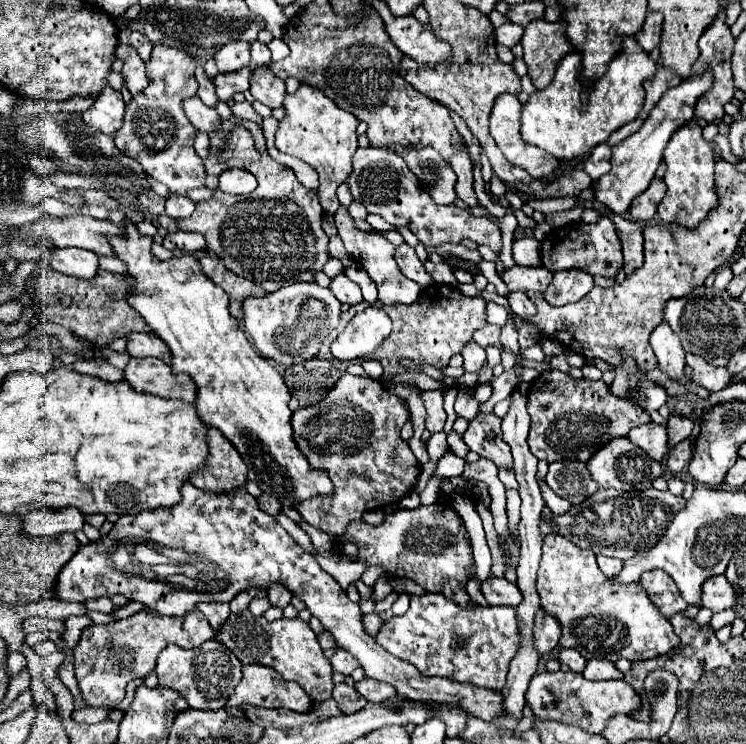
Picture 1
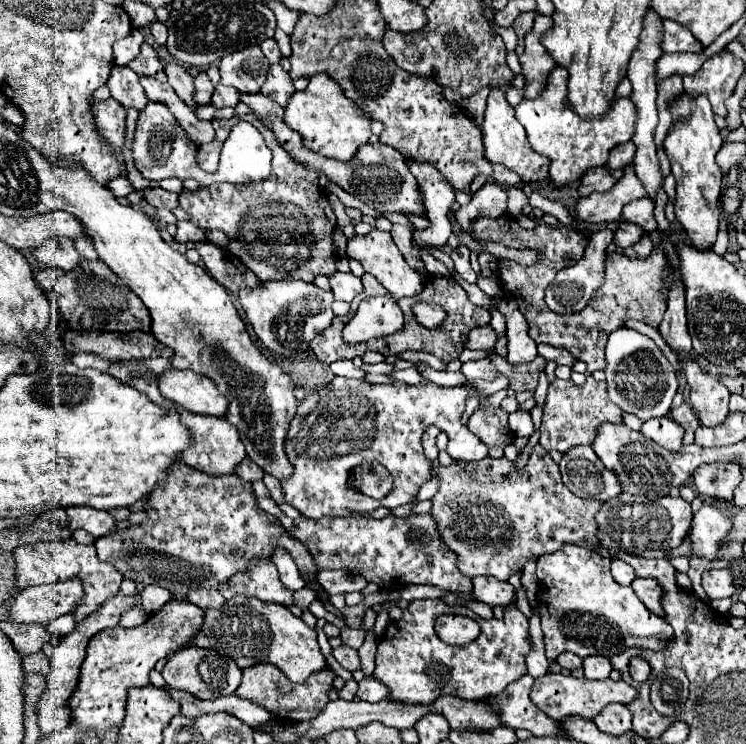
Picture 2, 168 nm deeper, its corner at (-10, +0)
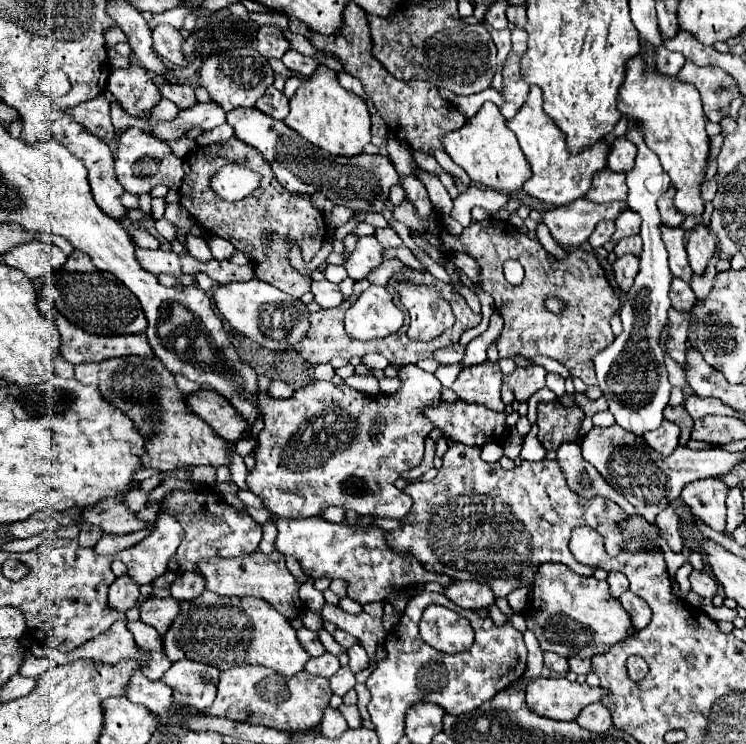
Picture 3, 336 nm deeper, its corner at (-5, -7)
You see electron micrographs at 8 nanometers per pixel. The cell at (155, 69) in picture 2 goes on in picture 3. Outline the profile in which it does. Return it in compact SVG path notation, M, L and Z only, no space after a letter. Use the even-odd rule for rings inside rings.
M129 64L127 68L111 70L107 90L115 94L123 110L131 116L143 116L161 100L157 84L139 64Z

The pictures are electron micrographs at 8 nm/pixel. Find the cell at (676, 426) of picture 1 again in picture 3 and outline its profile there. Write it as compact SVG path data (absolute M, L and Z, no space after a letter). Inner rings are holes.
M667 406L665 408L665 418L669 422L675 422L681 428L681 446L687 446L687 442L691 440L691 432L693 432L693 418L685 410L685 406L677 406L677 408Z

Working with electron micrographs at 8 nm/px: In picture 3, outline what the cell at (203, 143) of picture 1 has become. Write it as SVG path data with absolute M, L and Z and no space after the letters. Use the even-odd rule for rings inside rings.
M163 98L155 108L153 108L153 122L157 120L175 120L179 114L179 108L173 106L173 102L169 102L167 98Z

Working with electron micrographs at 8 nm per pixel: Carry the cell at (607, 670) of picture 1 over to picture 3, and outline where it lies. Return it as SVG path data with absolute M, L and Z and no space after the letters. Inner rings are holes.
M573 656L569 660L569 668L575 674L589 674L591 672L591 660L589 658L577 658L577 656Z

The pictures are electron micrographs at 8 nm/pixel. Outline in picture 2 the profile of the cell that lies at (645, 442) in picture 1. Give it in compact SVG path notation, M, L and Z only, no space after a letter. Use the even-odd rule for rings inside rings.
M660 417L660 419L650 419L642 425L640 429L648 439L654 443L662 445L668 451L678 451L682 447L682 427L674 423L670 417Z

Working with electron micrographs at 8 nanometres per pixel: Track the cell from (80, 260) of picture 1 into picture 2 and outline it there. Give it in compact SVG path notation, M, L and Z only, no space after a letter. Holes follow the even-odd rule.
M56 235L54 239L46 239L46 243L42 243L42 247L36 247L32 255L38 261L42 261L46 267L58 267L64 271L74 269L82 259L74 249L72 239L66 239L60 235Z

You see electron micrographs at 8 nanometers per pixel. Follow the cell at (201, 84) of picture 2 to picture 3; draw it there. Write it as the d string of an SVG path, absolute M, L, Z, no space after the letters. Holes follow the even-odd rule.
M163 84L159 90L161 90L161 94L167 100L171 100L173 104L177 104L181 110L191 108L191 106L197 104L195 88L189 86L189 84Z

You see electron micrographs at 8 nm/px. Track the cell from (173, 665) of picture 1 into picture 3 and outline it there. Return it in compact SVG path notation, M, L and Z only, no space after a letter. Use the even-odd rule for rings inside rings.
M177 660L161 680L173 688L177 702L195 706L197 710L207 710L217 696L219 674L221 672L215 666L195 660Z

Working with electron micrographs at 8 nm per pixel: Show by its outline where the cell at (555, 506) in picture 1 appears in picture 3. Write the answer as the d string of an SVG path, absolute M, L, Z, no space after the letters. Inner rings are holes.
M449 440L449 450L443 456L443 466L437 476L429 482L417 480L409 484L405 492L413 498L413 508L403 518L403 526L393 530L393 550L409 550L427 570L437 570L455 580L479 580L489 582L493 592L507 596L511 590L521 586L531 586L535 568L545 562L561 562L573 568L577 574L591 576L593 568L579 564L569 552L571 530L577 526L589 526L603 536L605 550L609 556L621 552L621 532L617 528L619 520L625 520L627 514L607 498L579 498L565 486L565 478L555 460L529 462L523 460L521 466L513 470L503 470L497 462L489 464L479 458L477 446L465 446L461 442Z

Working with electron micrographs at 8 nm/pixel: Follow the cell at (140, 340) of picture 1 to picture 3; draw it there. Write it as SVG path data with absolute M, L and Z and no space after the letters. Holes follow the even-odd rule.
M51 308L51 312L47 314L47 318L57 326L59 330L59 352L61 358L67 360L69 364L81 364L81 362L103 362L109 358L117 358L117 356L141 356L141 358L153 358L153 350L145 338L145 334L131 334L131 336L97 336L97 334L89 334L77 326L73 326L71 322L65 322L65 318L61 318L61 314L57 314L55 308Z

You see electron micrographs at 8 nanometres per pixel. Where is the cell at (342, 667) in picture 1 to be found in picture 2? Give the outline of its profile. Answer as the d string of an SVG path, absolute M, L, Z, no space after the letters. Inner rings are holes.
M340 645L336 649L332 649L332 655L334 659L348 671L356 671L360 669L360 657L358 657L358 651L354 651L352 647L346 647L346 645Z

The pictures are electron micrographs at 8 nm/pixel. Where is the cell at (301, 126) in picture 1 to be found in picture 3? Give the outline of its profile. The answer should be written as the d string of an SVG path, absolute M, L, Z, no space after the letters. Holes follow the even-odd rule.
M319 66L317 72L297 88L291 98L291 110L283 122L331 156L357 156L363 152L363 146L371 142L367 104L357 94L341 88L335 72L327 66Z

